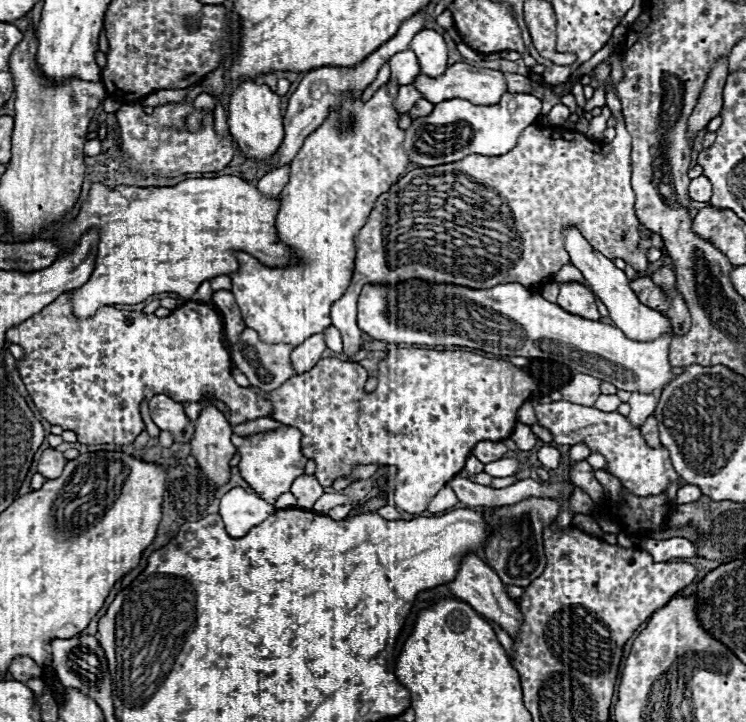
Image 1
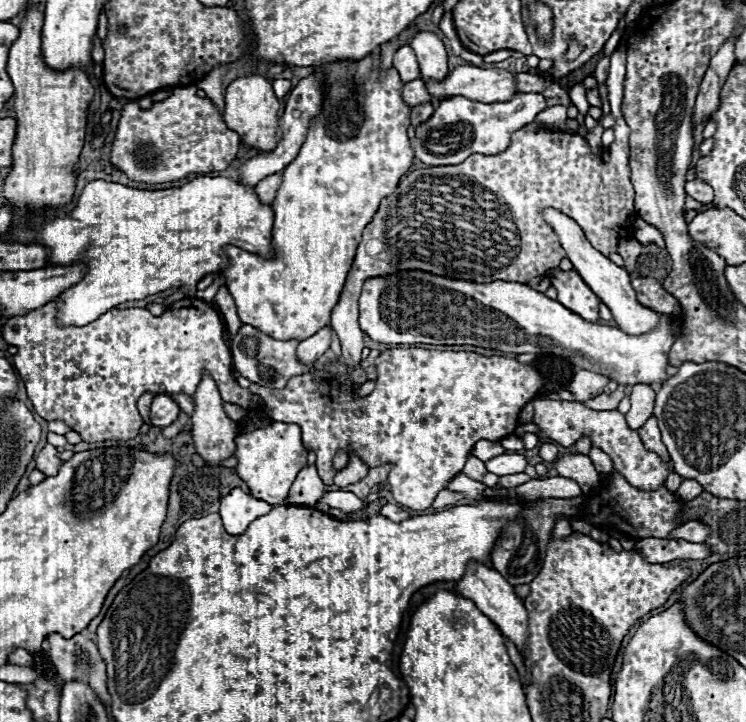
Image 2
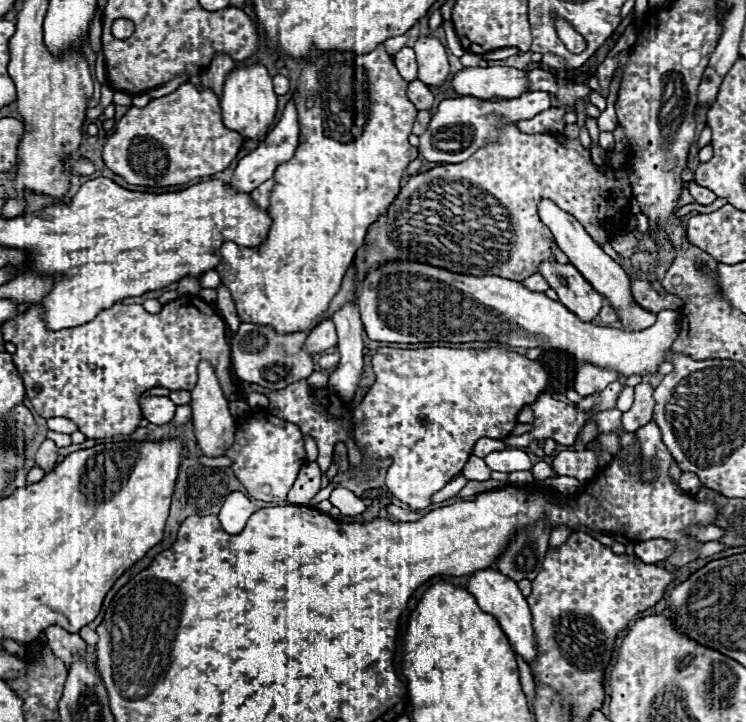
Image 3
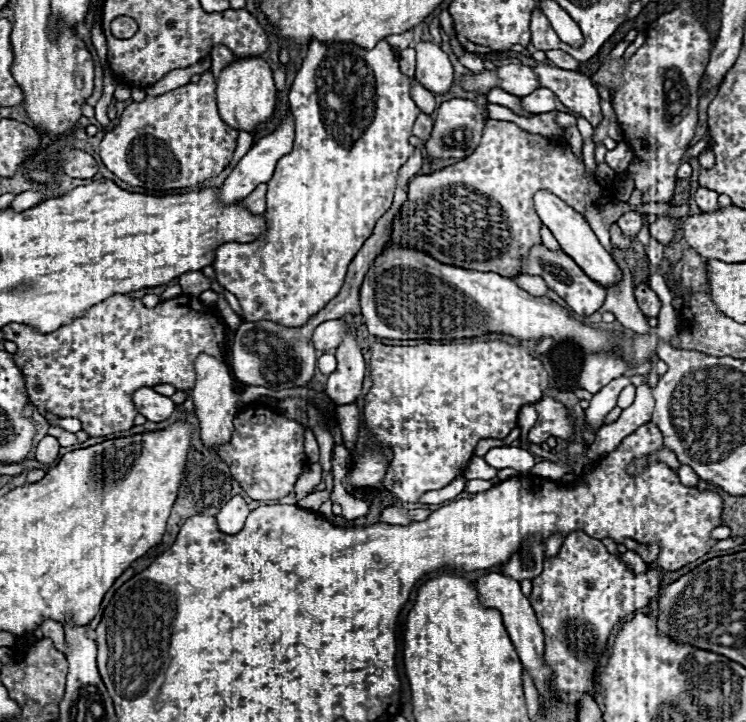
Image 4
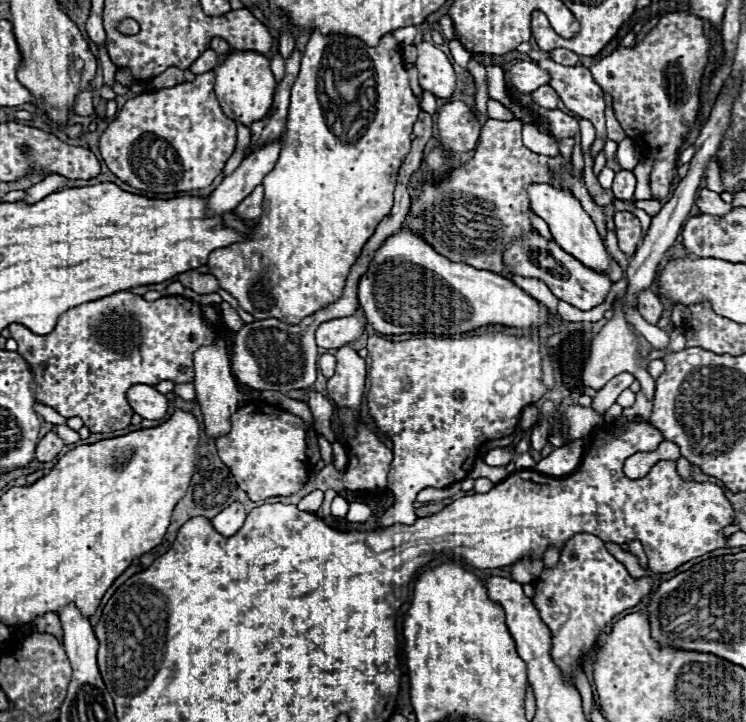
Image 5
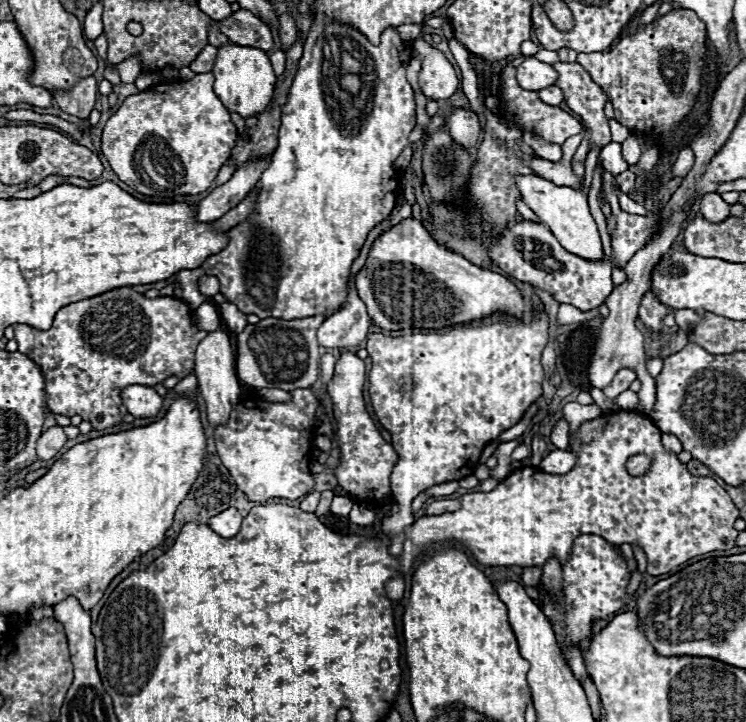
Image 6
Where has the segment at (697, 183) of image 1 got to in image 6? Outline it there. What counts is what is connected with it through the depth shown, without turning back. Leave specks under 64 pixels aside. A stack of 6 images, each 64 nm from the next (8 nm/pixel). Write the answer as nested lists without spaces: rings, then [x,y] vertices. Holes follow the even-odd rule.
[[[712,192],[700,200],[700,212],[706,220],[712,220],[712,224],[720,224],[720,220],[726,220],[730,216],[730,204],[726,204],[720,194]]]

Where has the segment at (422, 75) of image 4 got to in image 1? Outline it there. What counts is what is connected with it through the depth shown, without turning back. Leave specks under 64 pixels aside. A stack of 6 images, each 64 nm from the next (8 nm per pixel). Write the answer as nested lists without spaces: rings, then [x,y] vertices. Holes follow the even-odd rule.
[[[422,30],[410,42],[410,48],[416,52],[422,74],[442,76],[448,60],[448,48],[444,38],[434,30]]]

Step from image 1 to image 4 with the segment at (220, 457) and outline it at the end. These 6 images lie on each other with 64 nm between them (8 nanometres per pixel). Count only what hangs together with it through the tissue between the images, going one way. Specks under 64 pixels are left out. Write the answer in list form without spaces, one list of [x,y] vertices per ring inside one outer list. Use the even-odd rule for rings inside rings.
[[[200,354],[196,358],[196,386],[192,388],[192,398],[196,406],[196,416],[200,422],[200,438],[206,446],[220,446],[230,440],[232,436],[232,420],[236,414],[236,406],[240,402],[240,394],[234,392],[234,378],[230,376],[230,370],[222,358]]]

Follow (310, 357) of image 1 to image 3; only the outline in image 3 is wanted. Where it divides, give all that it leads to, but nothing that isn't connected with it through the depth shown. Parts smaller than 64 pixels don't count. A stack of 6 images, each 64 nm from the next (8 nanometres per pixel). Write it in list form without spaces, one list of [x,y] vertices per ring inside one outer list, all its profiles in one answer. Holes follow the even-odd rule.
[[[322,320],[306,338],[304,348],[310,354],[318,354],[318,352],[326,352],[328,348],[334,348],[338,342],[336,338],[336,326],[332,320]]]

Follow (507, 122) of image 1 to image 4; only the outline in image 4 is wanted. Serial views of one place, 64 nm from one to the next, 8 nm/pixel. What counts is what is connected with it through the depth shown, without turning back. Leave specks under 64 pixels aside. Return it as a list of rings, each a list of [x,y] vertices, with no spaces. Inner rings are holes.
[[[538,88],[532,94],[522,98],[522,108],[532,114],[552,112],[552,110],[556,110],[556,94],[548,88]],[[454,98],[448,102],[442,102],[442,106],[436,112],[434,128],[430,138],[426,140],[426,152],[430,158],[464,158],[468,156],[480,142],[482,128],[484,128],[484,112],[480,106],[476,106],[470,100]]]

